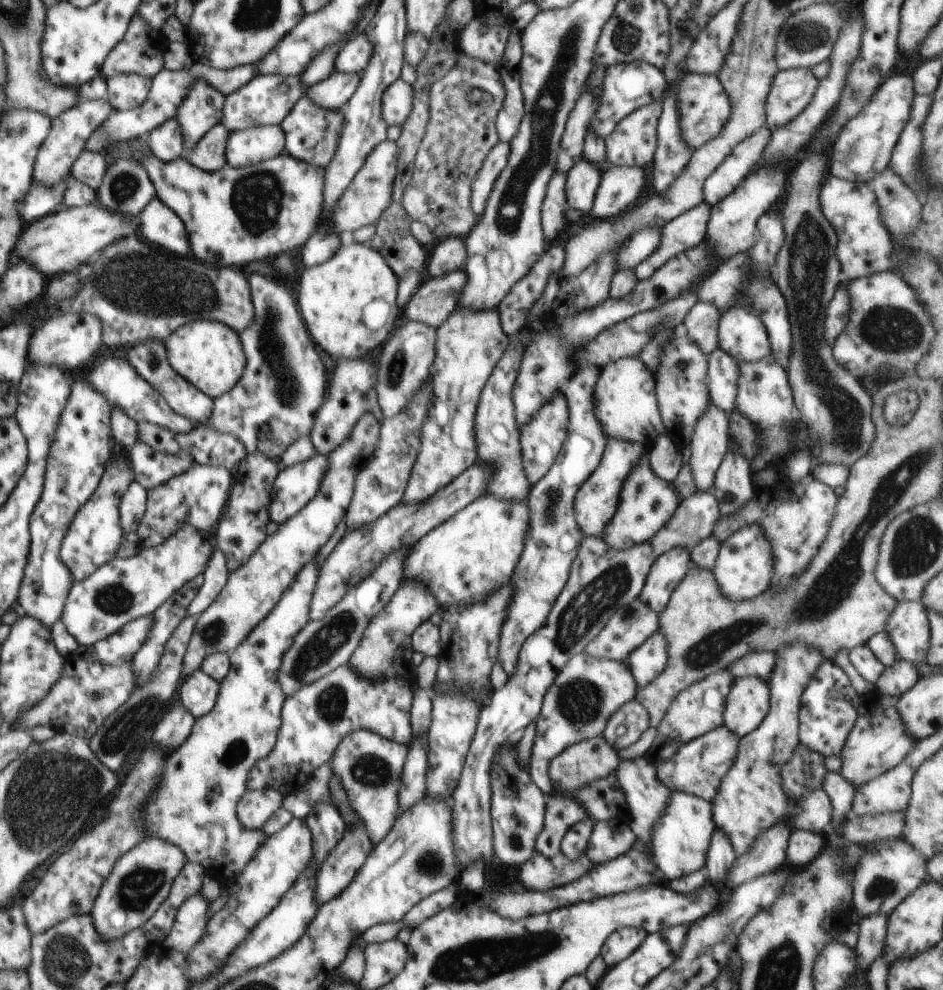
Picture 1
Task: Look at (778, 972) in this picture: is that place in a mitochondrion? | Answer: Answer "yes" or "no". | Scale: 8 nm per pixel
yes

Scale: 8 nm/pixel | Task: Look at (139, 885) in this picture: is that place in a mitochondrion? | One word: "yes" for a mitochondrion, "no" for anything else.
yes

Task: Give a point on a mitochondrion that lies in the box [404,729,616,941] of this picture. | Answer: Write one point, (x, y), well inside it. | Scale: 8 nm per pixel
(431, 864)

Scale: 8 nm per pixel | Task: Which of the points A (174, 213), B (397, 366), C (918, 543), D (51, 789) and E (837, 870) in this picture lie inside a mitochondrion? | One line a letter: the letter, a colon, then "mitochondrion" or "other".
A: other
B: mitochondrion
C: mitochondrion
D: mitochondrion
E: other

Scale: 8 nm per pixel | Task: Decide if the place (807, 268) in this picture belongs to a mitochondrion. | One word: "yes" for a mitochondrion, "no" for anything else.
yes

